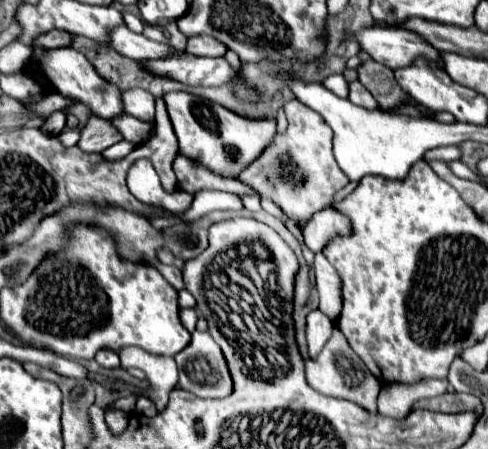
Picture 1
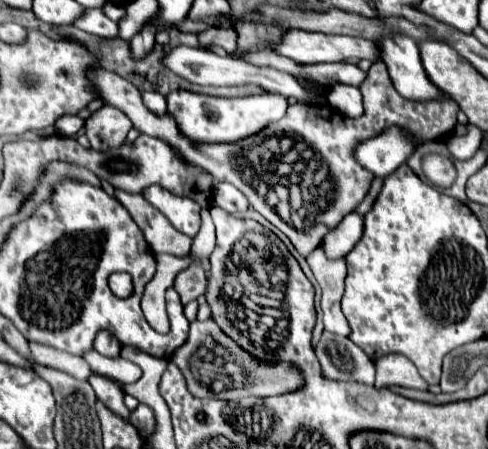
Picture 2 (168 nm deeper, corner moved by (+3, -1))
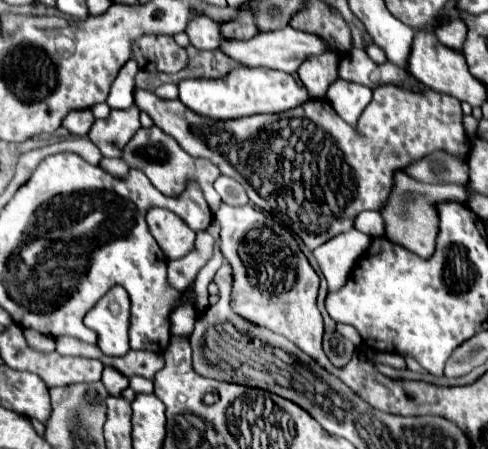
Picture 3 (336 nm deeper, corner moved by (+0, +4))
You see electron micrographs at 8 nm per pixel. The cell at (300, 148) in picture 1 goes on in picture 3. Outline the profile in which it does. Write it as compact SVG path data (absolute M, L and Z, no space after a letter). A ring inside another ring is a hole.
M393 84L375 88L373 100L362 112L357 128L343 124L327 100L309 100L307 104L287 112L255 114L235 120L205 118L189 110L185 104L181 104L181 100L165 100L147 90L135 90L135 106L145 110L153 118L155 126L173 136L185 152L211 160L221 170L221 174L235 178L245 188L249 200L255 206L271 214L285 228L293 230L311 250L335 238L337 234L351 230L355 216L363 210L379 212L393 190L393 176L397 170L405 170L435 150L443 150L457 158L467 158L471 152L471 144L463 128L461 102L423 84L419 84L419 92Z

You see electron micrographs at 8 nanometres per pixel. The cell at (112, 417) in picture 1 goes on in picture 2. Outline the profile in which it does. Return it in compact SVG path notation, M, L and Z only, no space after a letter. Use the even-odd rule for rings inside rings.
M90 375L90 385L94 387L94 391L96 391L96 397L114 413L116 411L116 415L118 417L122 417L124 421L128 421L128 415L130 415L130 411L126 409L126 405L124 405L124 393L122 393L122 389L114 383L114 381L110 381L110 379L106 379L106 377L100 377L100 375Z

